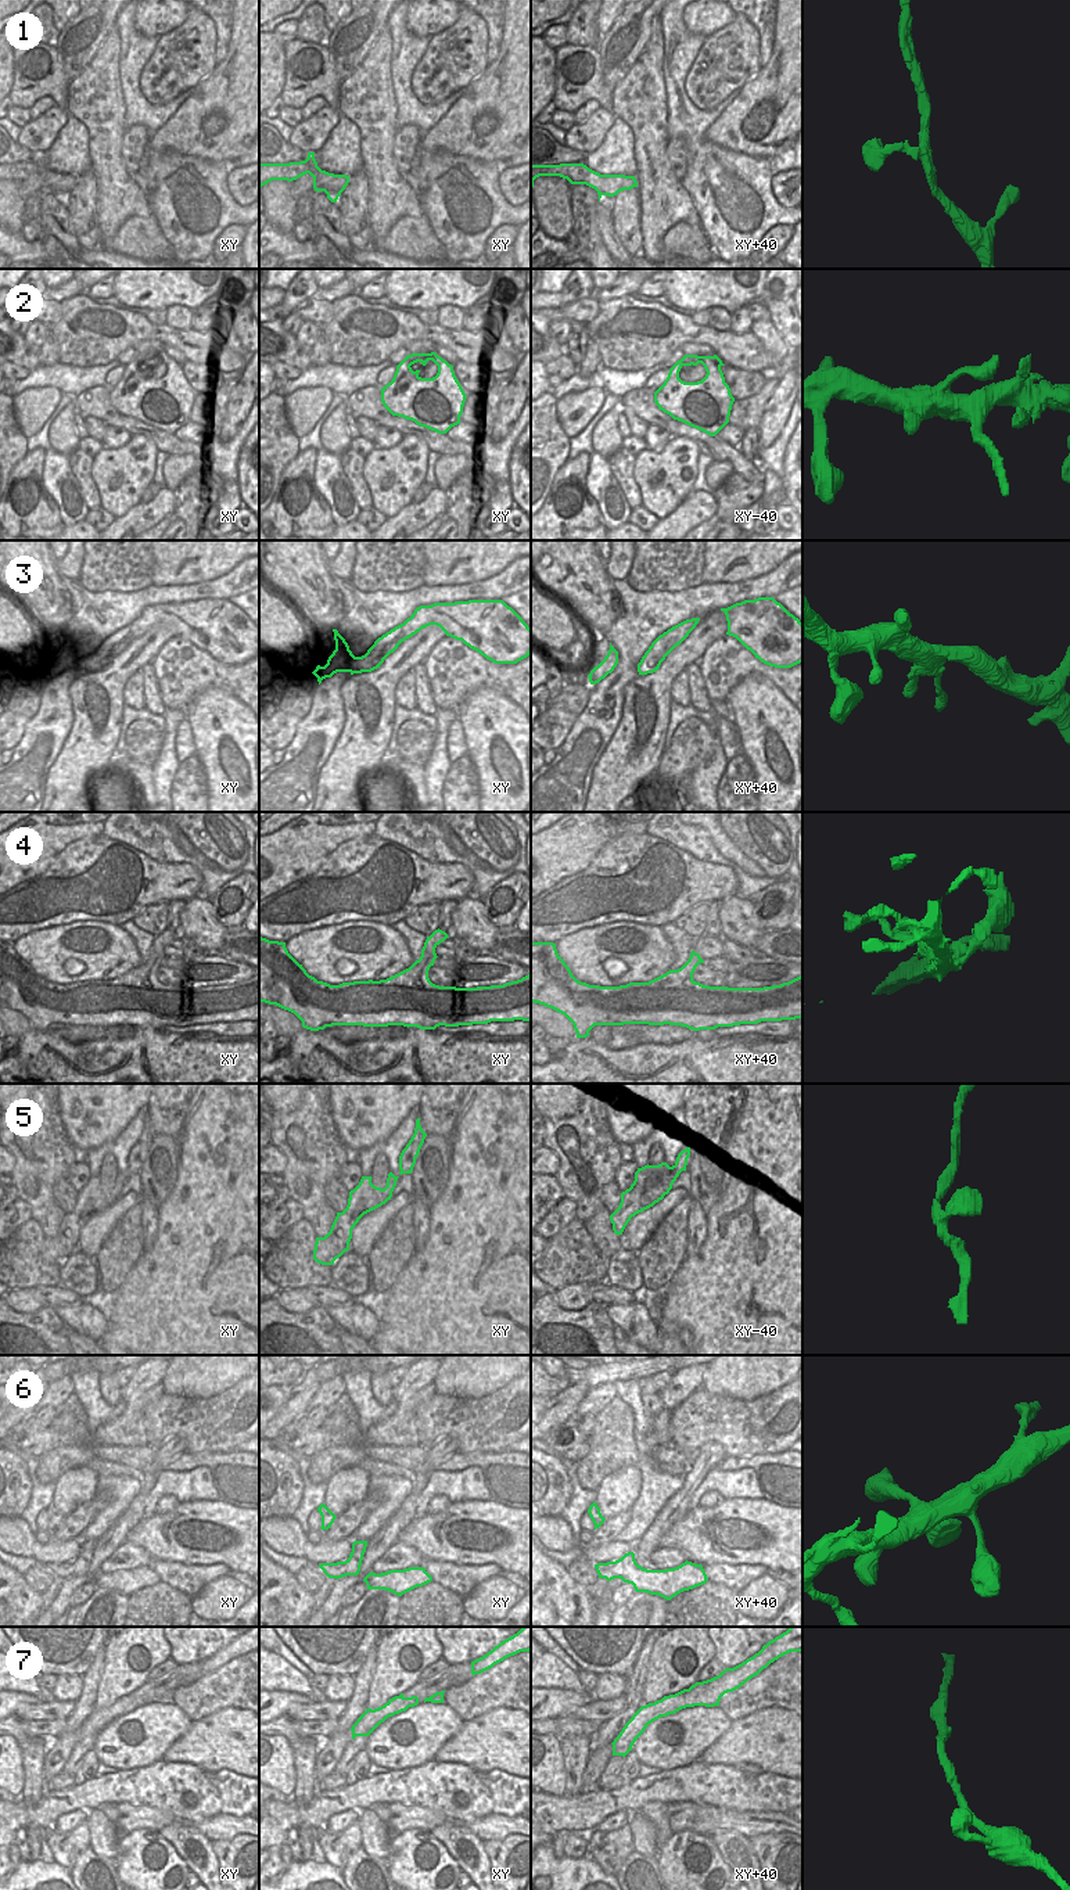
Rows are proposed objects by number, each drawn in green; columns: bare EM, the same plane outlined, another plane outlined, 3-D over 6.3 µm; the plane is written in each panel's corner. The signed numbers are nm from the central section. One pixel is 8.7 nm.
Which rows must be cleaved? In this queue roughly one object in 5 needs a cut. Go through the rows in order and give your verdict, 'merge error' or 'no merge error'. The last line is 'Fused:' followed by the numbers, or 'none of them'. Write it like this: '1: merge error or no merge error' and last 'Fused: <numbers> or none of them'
1: no merge error
2: no merge error
3: no merge error
4: no merge error
5: no merge error
6: no merge error
7: no merge error
Fused: none of them

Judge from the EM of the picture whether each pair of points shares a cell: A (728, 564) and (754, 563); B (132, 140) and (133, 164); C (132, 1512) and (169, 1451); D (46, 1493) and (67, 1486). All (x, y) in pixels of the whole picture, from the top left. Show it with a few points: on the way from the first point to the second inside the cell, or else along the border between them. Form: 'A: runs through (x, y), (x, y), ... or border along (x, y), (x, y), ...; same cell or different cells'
A: runs through (735, 563), (747, 563); same cell
B: runs through (132, 146), (133, 158); same cell
C: runs through (140, 1497), (157, 1466); same cell
D: border along (56, 1483), (51, 1502); different cells

